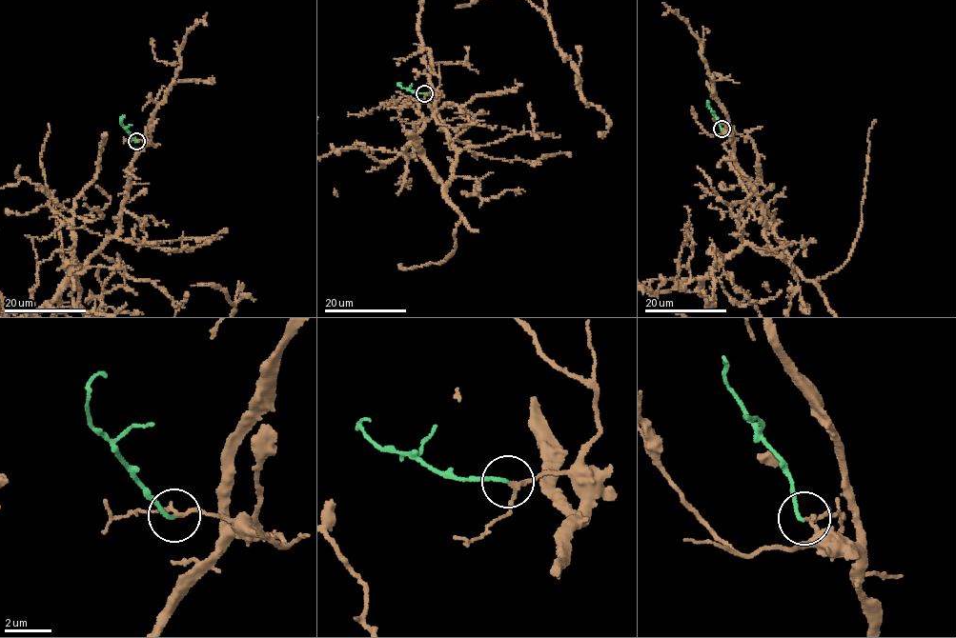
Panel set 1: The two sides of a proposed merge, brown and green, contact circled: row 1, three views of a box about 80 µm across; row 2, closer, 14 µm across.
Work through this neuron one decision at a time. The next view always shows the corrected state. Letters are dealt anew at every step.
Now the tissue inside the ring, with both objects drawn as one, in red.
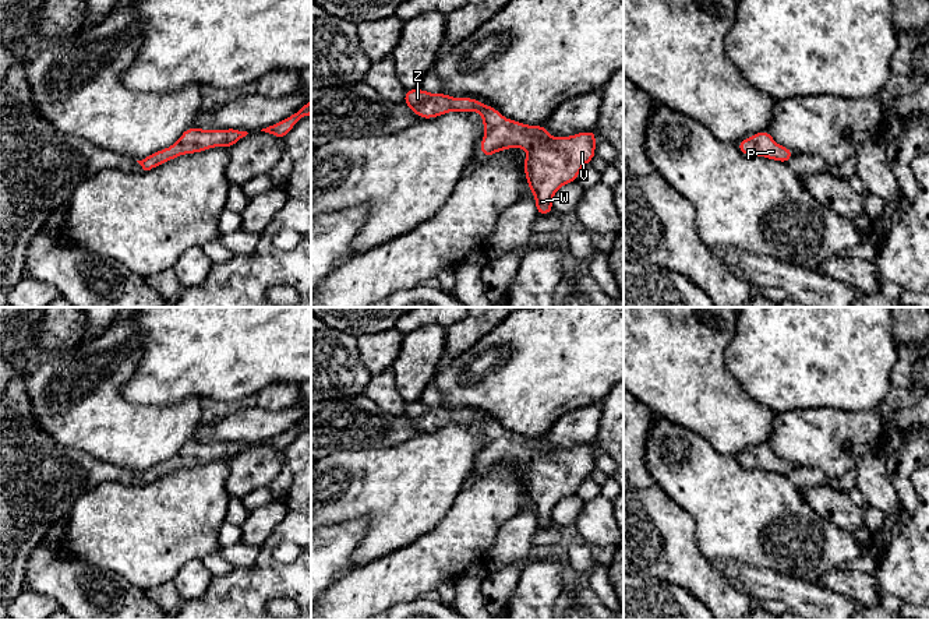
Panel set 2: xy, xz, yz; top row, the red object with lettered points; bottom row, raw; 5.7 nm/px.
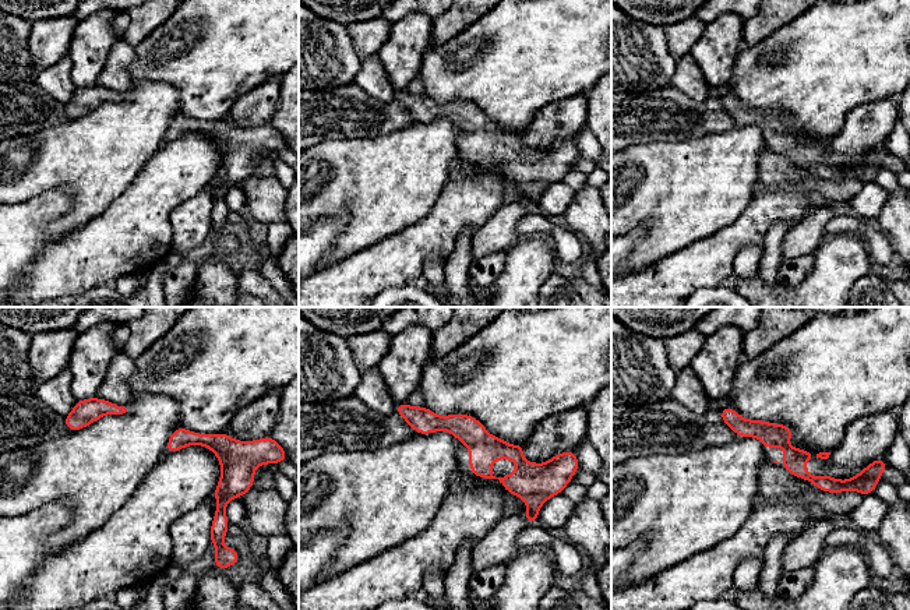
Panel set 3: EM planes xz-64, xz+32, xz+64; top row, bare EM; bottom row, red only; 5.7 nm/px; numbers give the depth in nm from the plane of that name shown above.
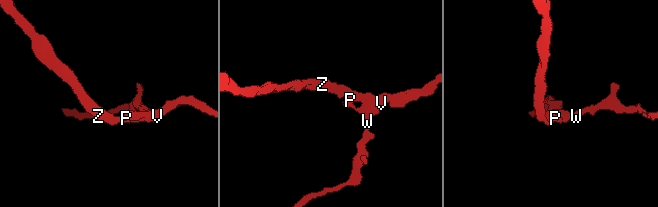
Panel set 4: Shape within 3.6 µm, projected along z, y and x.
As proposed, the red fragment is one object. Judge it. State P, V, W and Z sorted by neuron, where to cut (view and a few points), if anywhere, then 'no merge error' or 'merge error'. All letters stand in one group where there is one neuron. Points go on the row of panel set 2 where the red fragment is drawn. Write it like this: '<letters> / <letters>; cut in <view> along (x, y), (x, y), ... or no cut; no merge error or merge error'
P V W Z; no cut; no merge error

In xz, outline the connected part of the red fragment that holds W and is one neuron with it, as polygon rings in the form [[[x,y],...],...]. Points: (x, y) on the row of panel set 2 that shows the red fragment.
[[[420,88],[406,89],[403,103],[421,119],[438,117],[446,112],[480,112],[487,133],[478,151],[485,159],[508,148],[526,148],[529,154],[523,169],[536,198],[537,215],[551,214],[555,191],[575,182],[580,169],[596,156],[596,130],[550,138],[545,126],[526,126],[505,119],[495,108],[476,98],[458,99]]]

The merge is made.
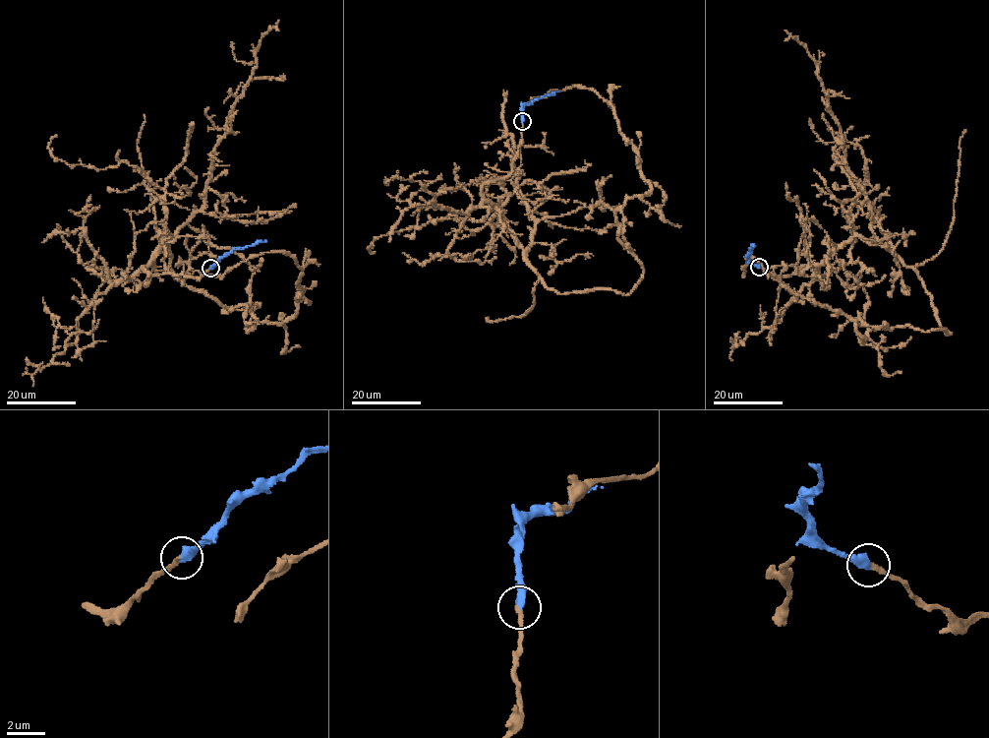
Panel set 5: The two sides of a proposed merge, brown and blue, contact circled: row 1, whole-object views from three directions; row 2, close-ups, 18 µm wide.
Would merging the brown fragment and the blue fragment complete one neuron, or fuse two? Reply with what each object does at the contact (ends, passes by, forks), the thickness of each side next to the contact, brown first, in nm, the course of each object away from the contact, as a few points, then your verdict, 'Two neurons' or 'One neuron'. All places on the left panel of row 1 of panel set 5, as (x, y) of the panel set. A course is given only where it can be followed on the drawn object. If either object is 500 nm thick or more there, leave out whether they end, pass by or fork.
At the ring brown ends. At the ring blue ends. Thickness 240 nm (brown) against 460 nm. Course of brown: (210, 268), (143, 269), (164, 230), (177, 277), (258, 320), (285, 322), (304, 291), (282, 252), (220, 279). Course of blue: (210, 268), (235, 249), (266, 240). One neuron

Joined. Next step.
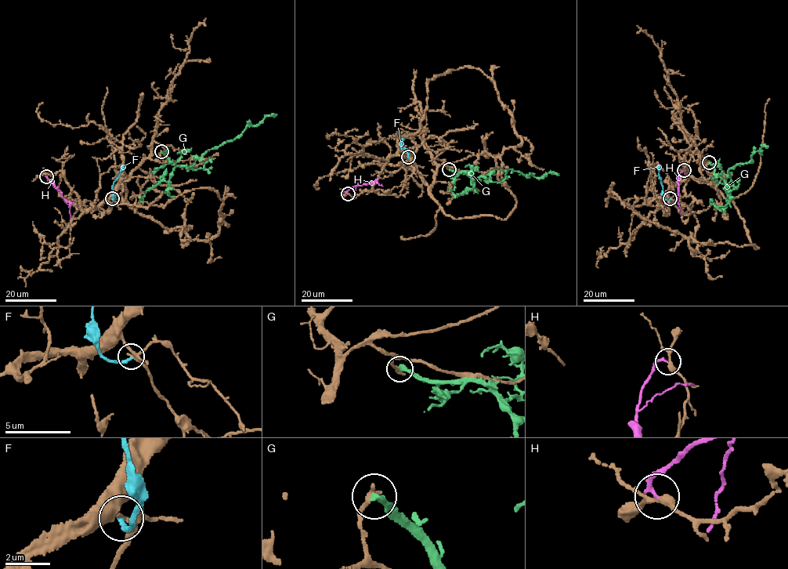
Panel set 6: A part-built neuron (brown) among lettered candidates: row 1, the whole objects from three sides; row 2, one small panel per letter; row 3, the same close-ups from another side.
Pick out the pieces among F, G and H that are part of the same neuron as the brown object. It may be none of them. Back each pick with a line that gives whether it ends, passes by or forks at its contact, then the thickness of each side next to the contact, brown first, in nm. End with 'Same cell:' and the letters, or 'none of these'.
Same cell: none of these

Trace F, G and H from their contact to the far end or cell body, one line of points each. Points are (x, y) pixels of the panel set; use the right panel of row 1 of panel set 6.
F: (670, 198), (666, 200), (663, 197), (659, 175), (659, 165)
G: (709, 162), (714, 175), (728, 183), (728, 169), (750, 161), (752, 154), (760, 154), (761, 145), (768, 146)
H: (684, 170), (677, 179), (677, 199), (681, 215)

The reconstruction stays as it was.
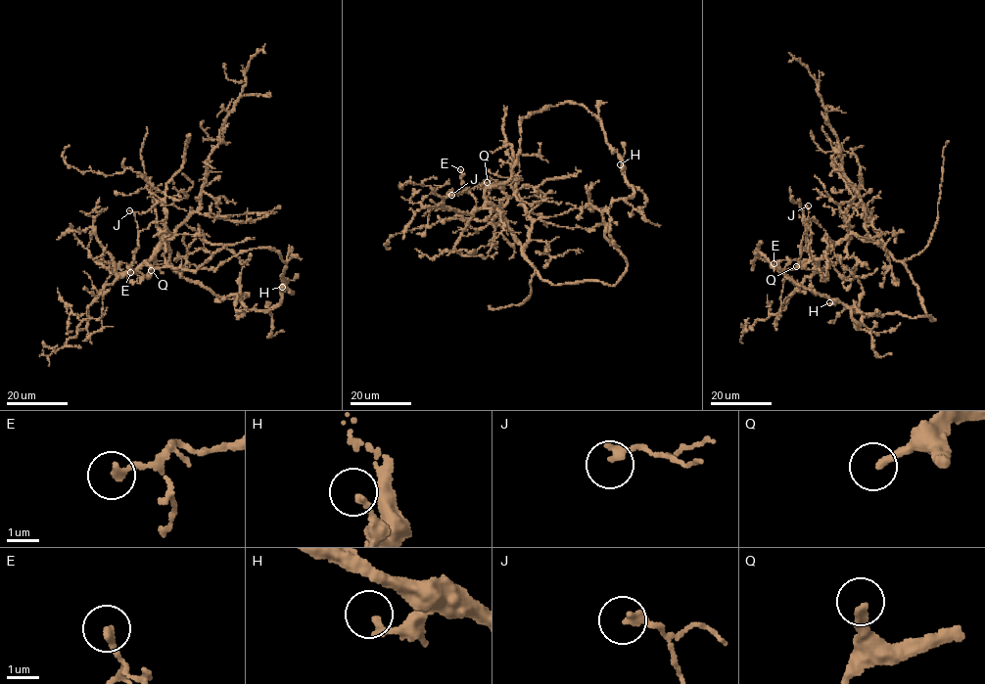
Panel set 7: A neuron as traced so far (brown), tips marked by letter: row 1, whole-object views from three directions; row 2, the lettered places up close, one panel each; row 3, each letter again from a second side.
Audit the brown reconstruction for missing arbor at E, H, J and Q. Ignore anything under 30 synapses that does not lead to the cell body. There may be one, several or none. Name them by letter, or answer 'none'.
Q

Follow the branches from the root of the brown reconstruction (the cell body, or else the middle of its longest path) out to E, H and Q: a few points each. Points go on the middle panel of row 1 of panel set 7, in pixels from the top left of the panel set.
E: (589, 281), (553, 285), (540, 278), (498, 209), (490, 204), (476, 207), (475, 198), (463, 186), (460, 169)
H: (589, 281), (614, 286), (628, 267), (606, 238), (603, 213), (633, 192), (620, 164)
Q: (589, 281), (553, 285), (540, 278), (503, 215), (486, 199), (487, 182)

